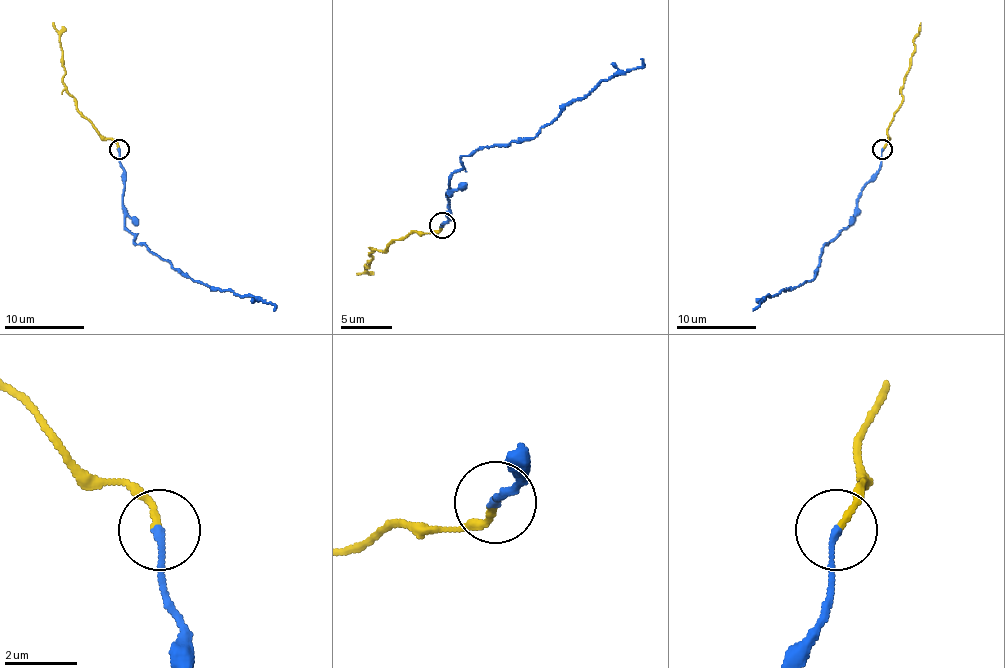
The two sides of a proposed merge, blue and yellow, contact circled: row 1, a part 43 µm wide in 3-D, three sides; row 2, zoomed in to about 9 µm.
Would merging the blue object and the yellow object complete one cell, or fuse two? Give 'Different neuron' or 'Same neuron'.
Different neuron

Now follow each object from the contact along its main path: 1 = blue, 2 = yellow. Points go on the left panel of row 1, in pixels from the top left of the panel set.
1: (118, 148), (124, 191), (124, 227), (134, 237), (134, 243), (142, 243), (195, 281), (273, 305), (273, 311)
2: (118, 148), (110, 138), (104, 138), (66, 90), (62, 80), (60, 34), (52, 22)

